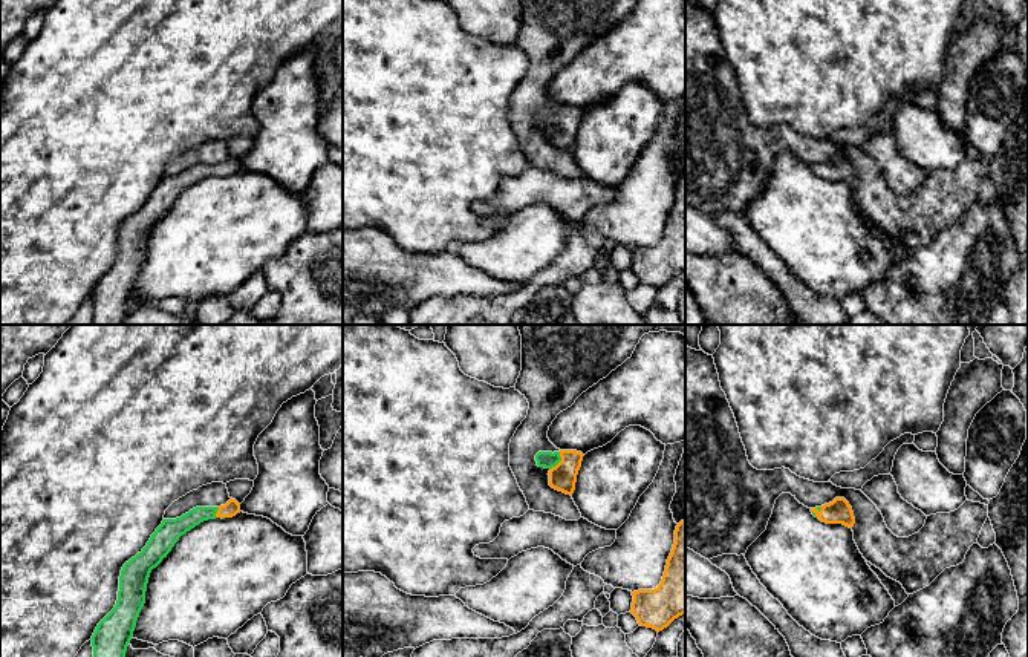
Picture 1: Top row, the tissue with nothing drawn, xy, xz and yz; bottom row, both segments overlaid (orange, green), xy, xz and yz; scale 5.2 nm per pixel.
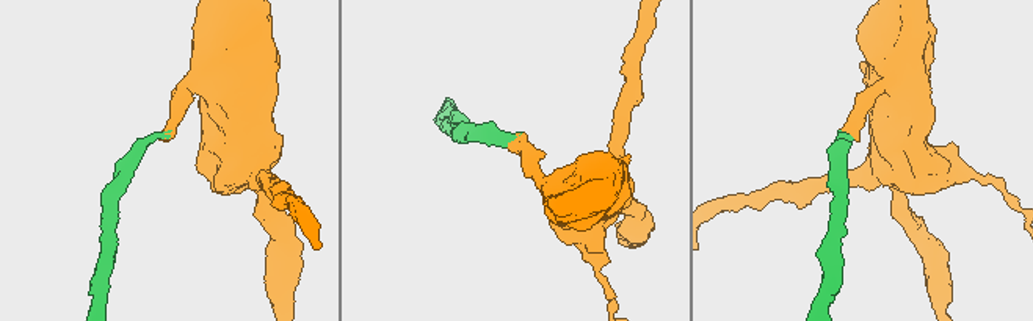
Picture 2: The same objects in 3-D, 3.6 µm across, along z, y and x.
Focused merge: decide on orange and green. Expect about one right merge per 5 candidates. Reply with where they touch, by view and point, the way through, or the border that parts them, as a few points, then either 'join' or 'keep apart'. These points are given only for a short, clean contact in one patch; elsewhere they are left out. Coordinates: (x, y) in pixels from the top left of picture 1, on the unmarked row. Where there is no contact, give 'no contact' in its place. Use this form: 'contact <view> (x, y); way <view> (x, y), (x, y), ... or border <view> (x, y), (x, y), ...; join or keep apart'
contact xz (560, 118); way xz (563, 134), (560, 118), (548, 117); join

